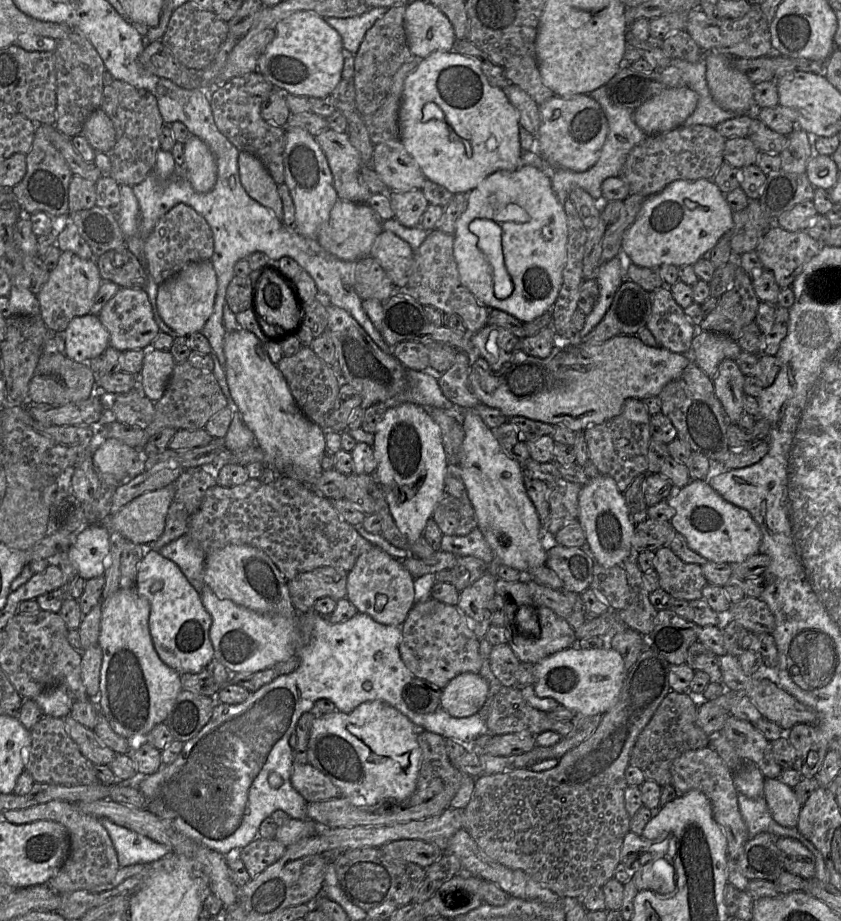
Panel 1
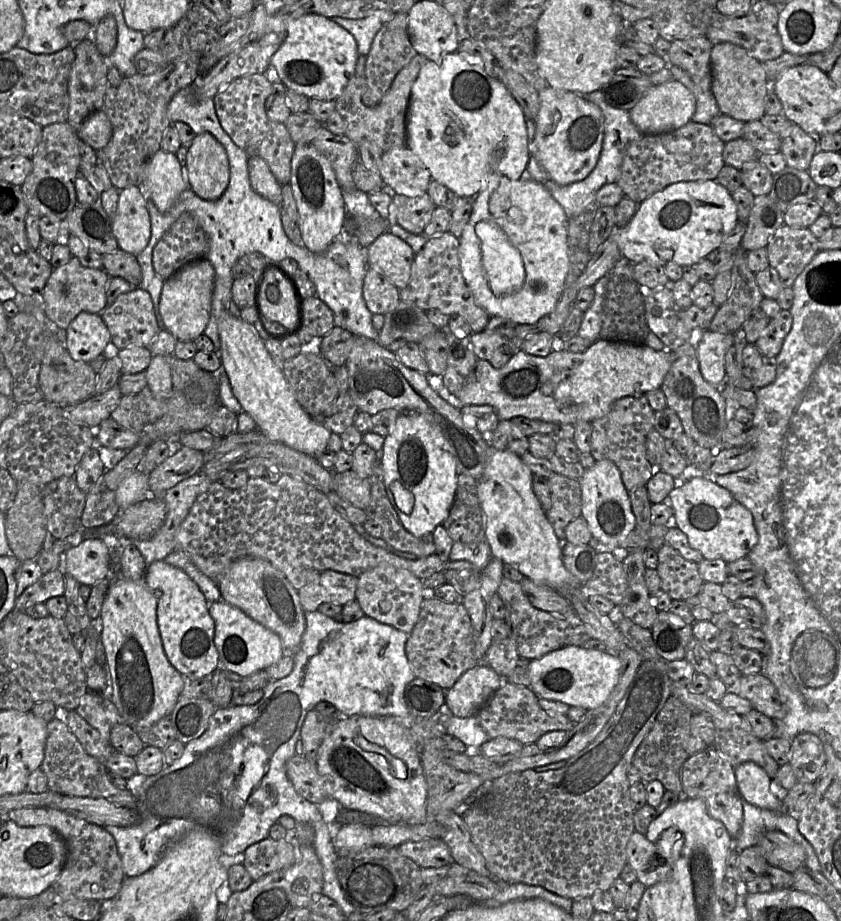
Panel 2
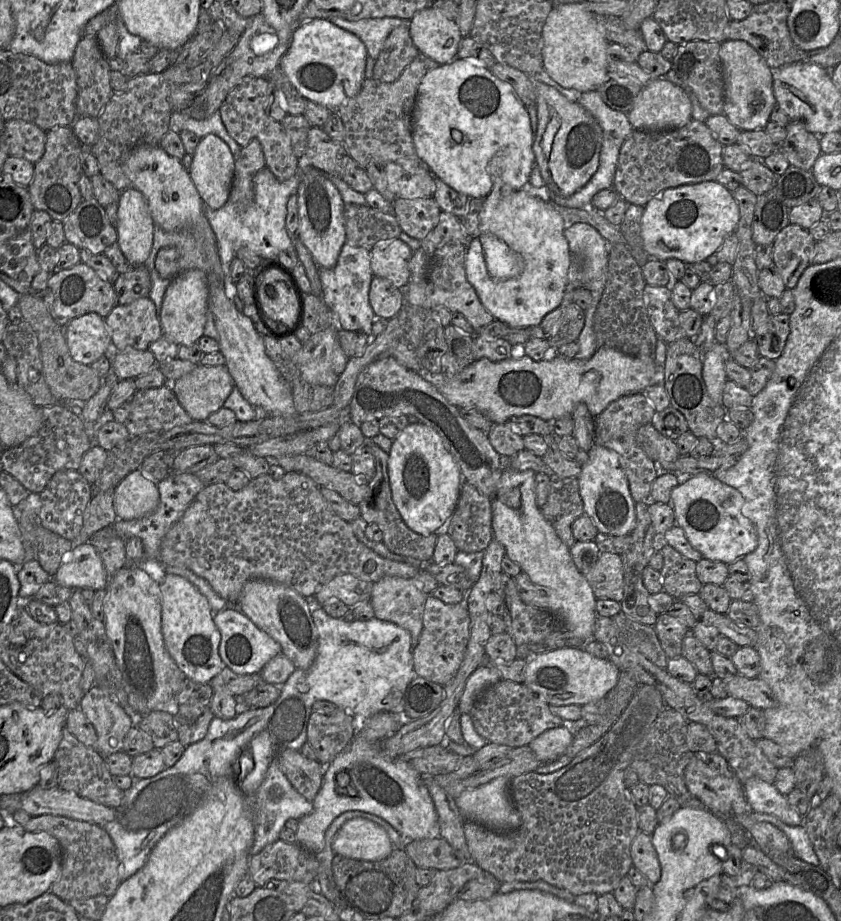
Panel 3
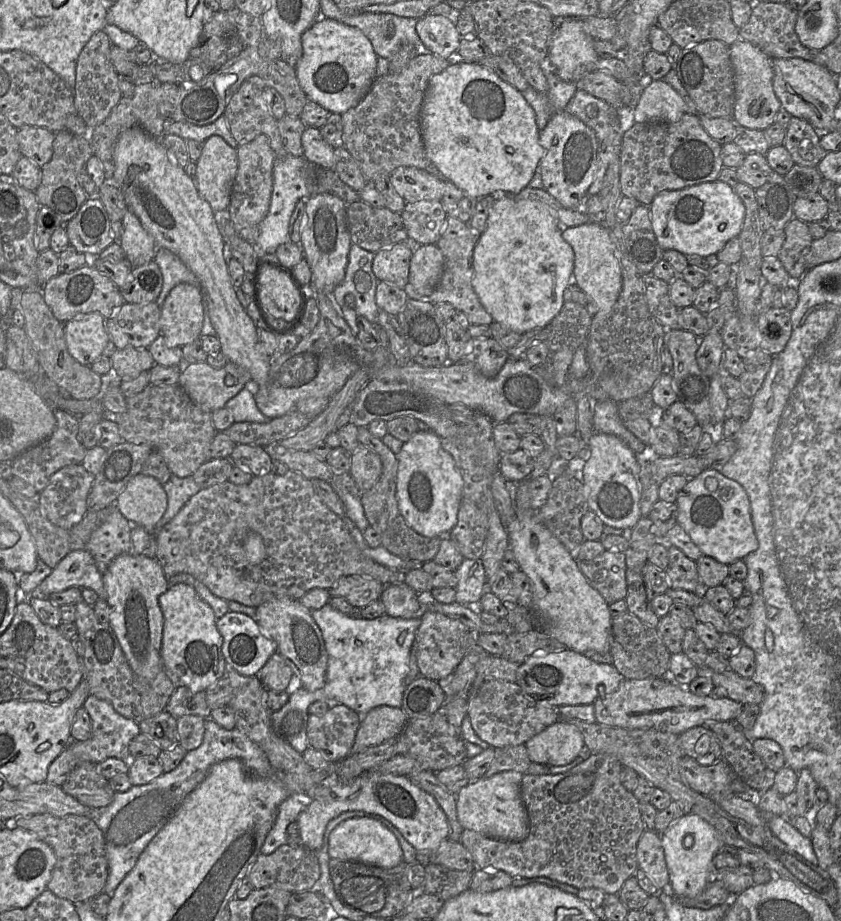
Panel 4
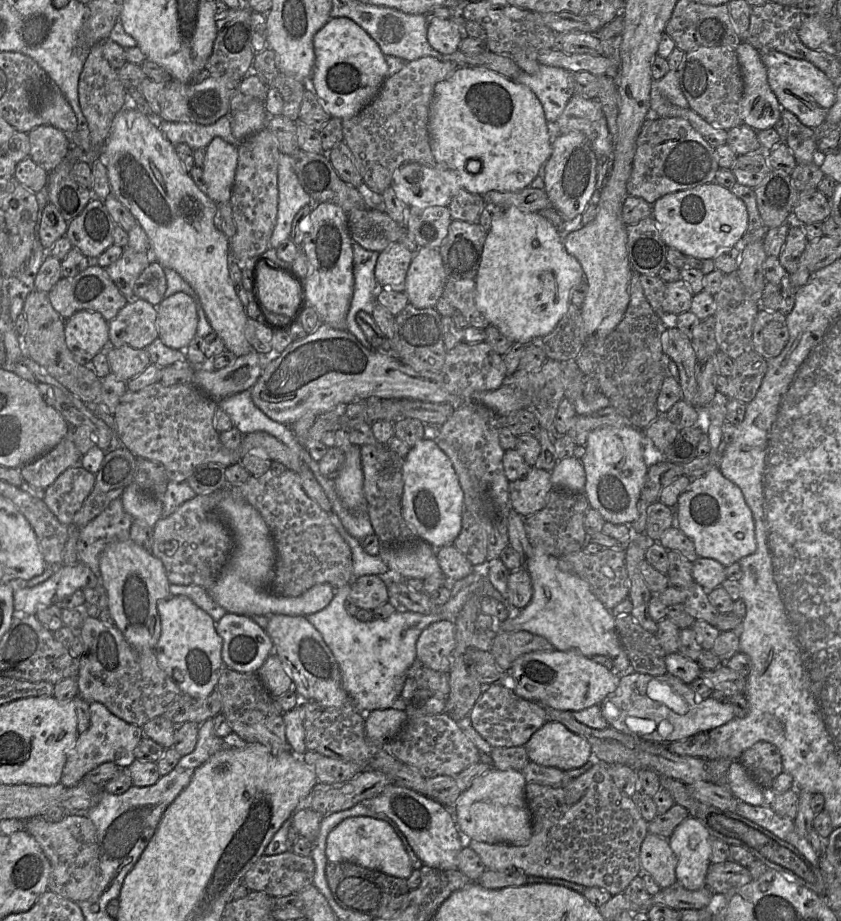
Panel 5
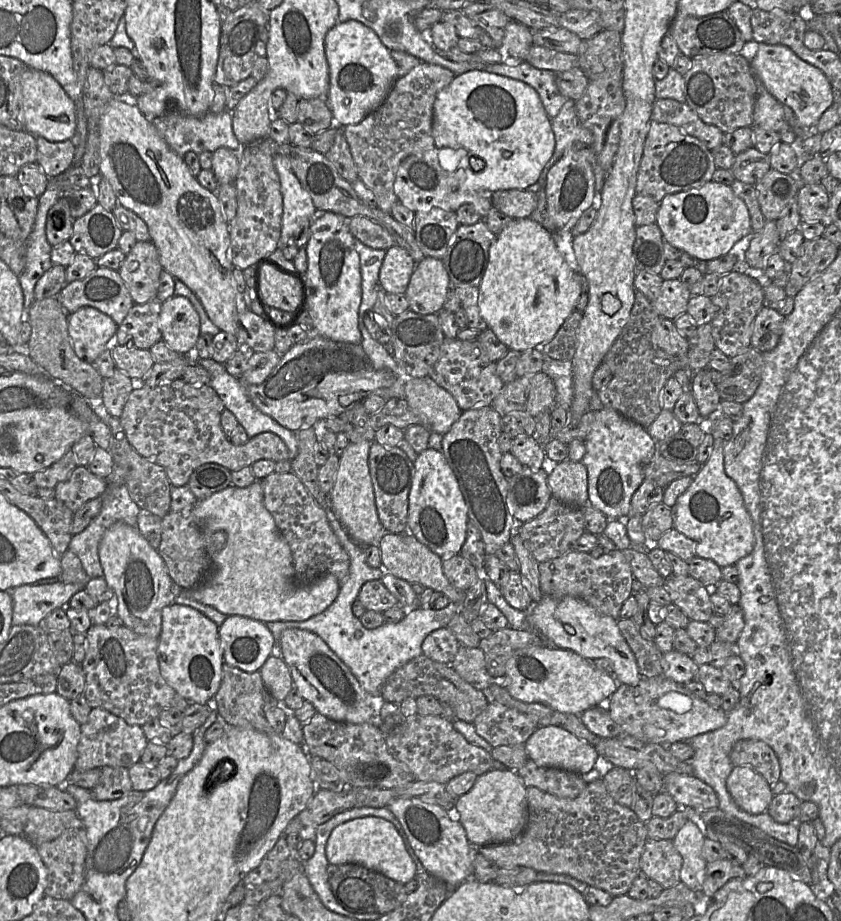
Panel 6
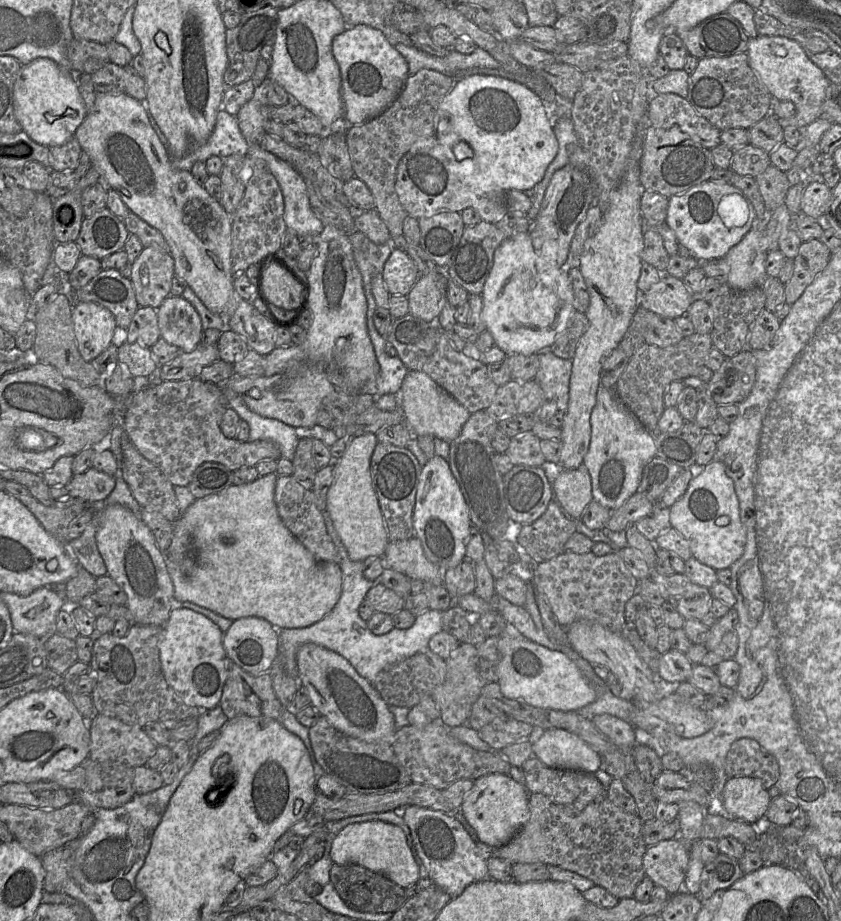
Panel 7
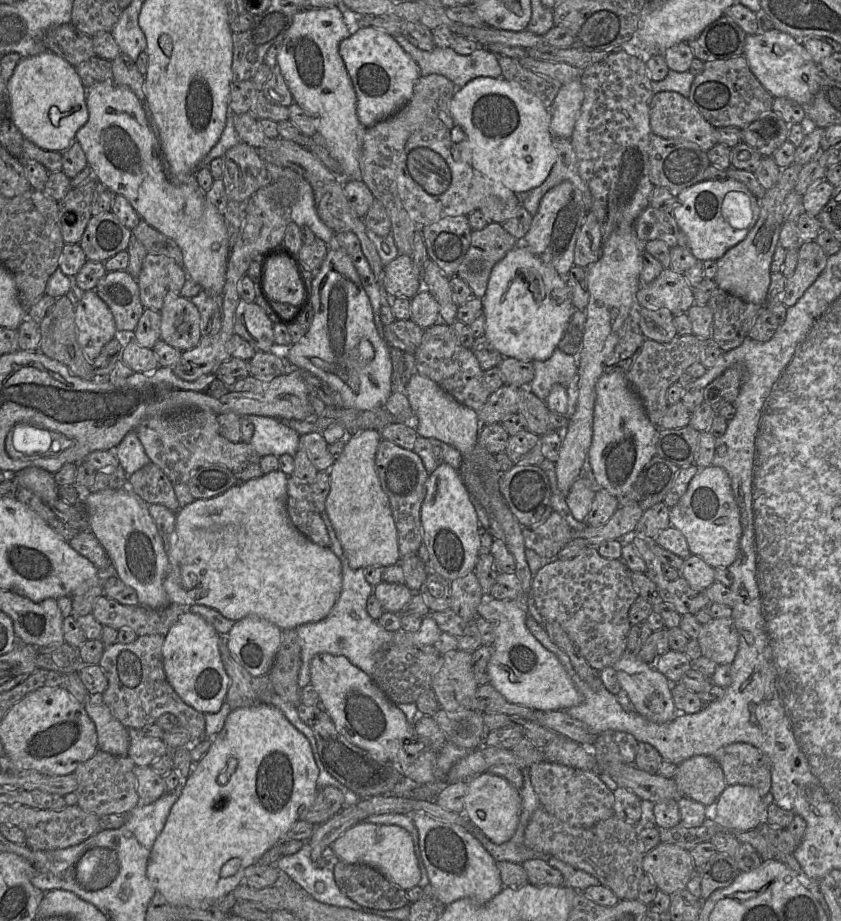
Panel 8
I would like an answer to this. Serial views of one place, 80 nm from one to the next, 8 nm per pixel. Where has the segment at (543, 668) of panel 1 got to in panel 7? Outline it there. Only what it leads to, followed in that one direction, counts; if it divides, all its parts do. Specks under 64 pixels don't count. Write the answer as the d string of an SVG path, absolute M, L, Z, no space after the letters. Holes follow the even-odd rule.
M507 621L498 638L500 662L497 668L497 683L505 697L525 702L531 706L564 712L578 711L597 698L598 690L584 679L576 664L564 653L550 650L529 640Z

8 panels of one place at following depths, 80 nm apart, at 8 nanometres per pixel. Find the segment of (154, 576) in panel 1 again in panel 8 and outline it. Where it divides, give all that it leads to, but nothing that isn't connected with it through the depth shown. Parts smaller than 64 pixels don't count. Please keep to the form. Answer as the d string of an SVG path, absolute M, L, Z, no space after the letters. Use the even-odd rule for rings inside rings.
M185 612L171 626L162 646L167 681L187 705L203 714L221 709L230 684L220 656L219 639L220 634L201 616Z

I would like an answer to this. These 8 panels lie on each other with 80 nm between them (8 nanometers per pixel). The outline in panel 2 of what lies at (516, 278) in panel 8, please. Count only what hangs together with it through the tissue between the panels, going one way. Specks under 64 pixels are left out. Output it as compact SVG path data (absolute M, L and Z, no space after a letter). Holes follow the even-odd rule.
M527 171L519 180L511 181L511 187L509 205L512 206L507 212L490 213L489 199L493 192L487 188L475 197L469 222L459 237L460 268L476 302L490 316L503 317L516 324L537 324L540 318L555 308L565 289L569 268L569 217L545 185L530 179ZM480 221L492 222L499 226L522 257L525 279L521 287L511 294L498 295L490 286L484 258L481 257L481 243L475 233L475 225Z

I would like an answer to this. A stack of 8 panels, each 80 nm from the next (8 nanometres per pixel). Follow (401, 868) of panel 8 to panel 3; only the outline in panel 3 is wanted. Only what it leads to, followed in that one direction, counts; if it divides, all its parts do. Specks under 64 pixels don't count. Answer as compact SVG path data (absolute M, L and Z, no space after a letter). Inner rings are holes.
M354 818L342 825L332 842L335 854L363 861L387 858L394 846L387 831L377 823Z

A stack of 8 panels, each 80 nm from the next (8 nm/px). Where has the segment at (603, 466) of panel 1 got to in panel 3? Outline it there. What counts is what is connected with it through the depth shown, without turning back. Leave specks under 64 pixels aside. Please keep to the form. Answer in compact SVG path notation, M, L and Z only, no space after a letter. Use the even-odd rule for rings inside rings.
M635 393L611 402L600 414L594 417L595 443L612 449L619 454L620 464L625 471L629 490L633 500L647 505L655 502L651 499L653 481L660 473L657 463L651 460L637 442L637 431L645 424L652 423L656 410L645 393Z

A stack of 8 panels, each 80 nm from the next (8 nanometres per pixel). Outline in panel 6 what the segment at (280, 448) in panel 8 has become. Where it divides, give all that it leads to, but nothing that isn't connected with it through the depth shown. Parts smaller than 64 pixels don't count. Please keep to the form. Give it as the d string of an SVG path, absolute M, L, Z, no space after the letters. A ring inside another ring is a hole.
M211 358L198 359L197 362L192 362L206 369L210 374L209 386L211 386L219 398L222 400L225 408L231 411L238 423L246 430L248 438L254 437L263 432L271 432L276 434L286 445L289 451L290 461L298 454L298 438L297 433L280 425L270 416L262 413L251 401L247 393L247 387L238 378L227 372L224 364L215 362Z

